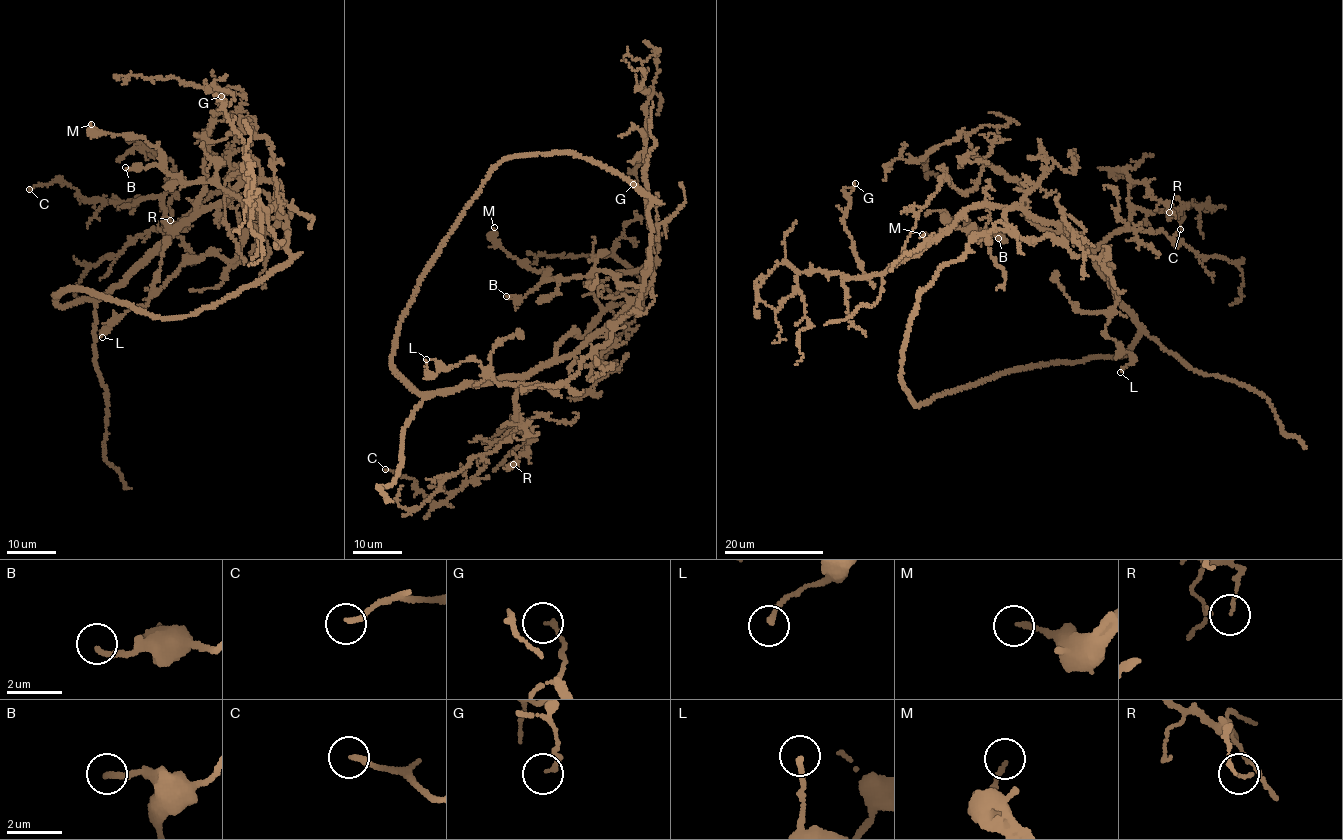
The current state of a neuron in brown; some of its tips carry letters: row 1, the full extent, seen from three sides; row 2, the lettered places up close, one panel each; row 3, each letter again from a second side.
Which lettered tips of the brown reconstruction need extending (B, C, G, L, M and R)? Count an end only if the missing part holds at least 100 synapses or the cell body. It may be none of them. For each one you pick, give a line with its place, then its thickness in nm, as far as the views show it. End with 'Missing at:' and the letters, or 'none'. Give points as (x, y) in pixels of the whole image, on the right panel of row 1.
Missing at: none

